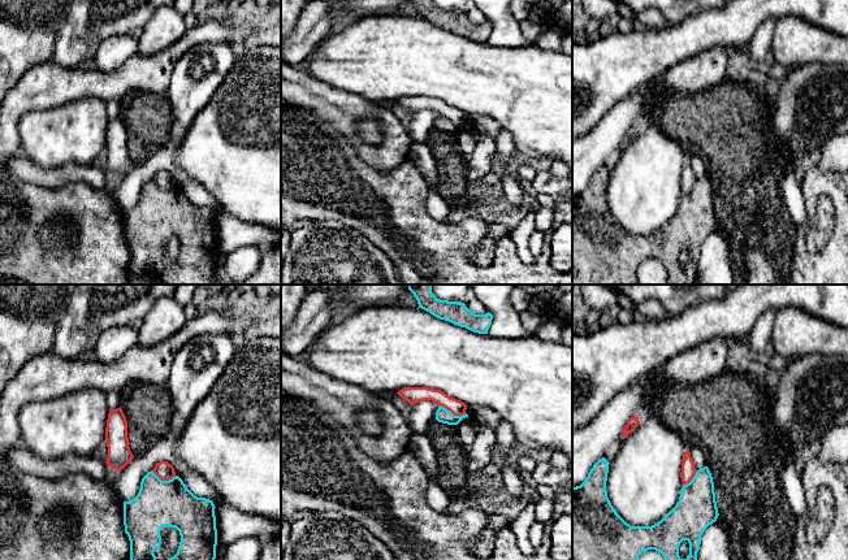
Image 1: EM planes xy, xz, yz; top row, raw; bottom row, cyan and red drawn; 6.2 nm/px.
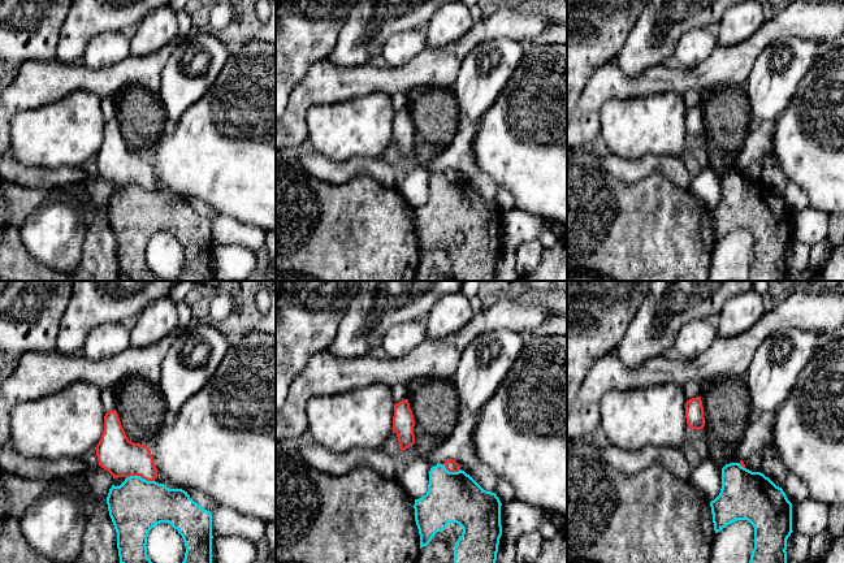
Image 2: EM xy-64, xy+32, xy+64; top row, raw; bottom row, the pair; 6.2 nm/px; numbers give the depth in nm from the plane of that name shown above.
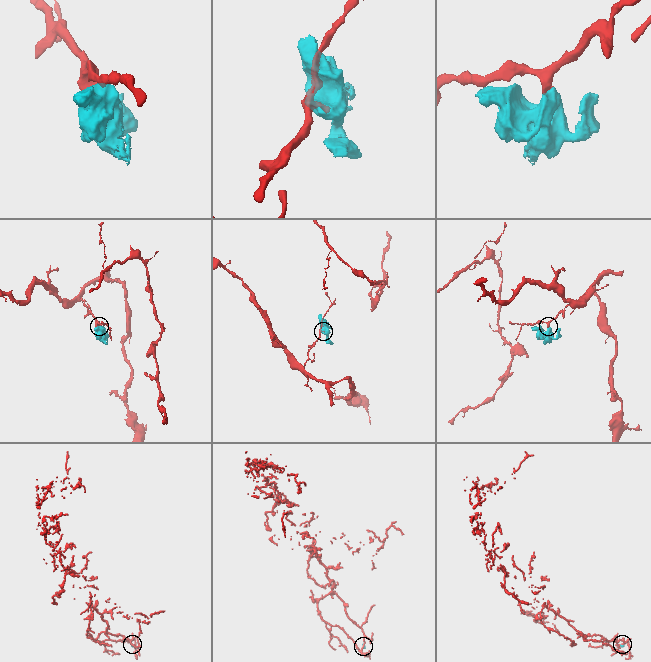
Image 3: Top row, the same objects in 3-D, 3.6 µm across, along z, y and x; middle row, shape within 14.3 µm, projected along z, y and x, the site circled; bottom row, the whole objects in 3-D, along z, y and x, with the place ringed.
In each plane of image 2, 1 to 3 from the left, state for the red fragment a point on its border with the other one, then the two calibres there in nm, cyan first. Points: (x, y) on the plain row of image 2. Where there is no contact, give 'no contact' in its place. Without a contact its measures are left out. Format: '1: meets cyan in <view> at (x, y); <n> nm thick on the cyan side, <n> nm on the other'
1: meets cyan in xy-64 at (139, 185); 320 nm thick on the cyan side, 240 nm on the other
2: meets cyan in xy+32 at (451, 181); 320 nm thick on the cyan side, 80 nm on the other
3: meets cyan in xy+64 at (740, 174); 300 nm thick on the cyan side, 30 nm on the other

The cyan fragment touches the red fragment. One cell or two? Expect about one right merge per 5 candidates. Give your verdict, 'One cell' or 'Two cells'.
Two cells

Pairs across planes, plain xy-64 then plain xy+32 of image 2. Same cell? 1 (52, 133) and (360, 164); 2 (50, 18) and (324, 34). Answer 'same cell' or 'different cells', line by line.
1: different cells
2: same cell

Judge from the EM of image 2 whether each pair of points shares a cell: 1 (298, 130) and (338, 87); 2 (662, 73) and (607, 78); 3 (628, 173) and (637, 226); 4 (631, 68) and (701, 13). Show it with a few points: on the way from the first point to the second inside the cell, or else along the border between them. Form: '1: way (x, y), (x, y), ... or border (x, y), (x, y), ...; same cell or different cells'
1: way (298, 115), (298, 109), (323, 87); same cell
2: way (649, 82), (620, 83); same cell
3: border (602, 169), (627, 182), (658, 174); different cells
4: way (648, 51), (663, 40), (684, 20); same cell

